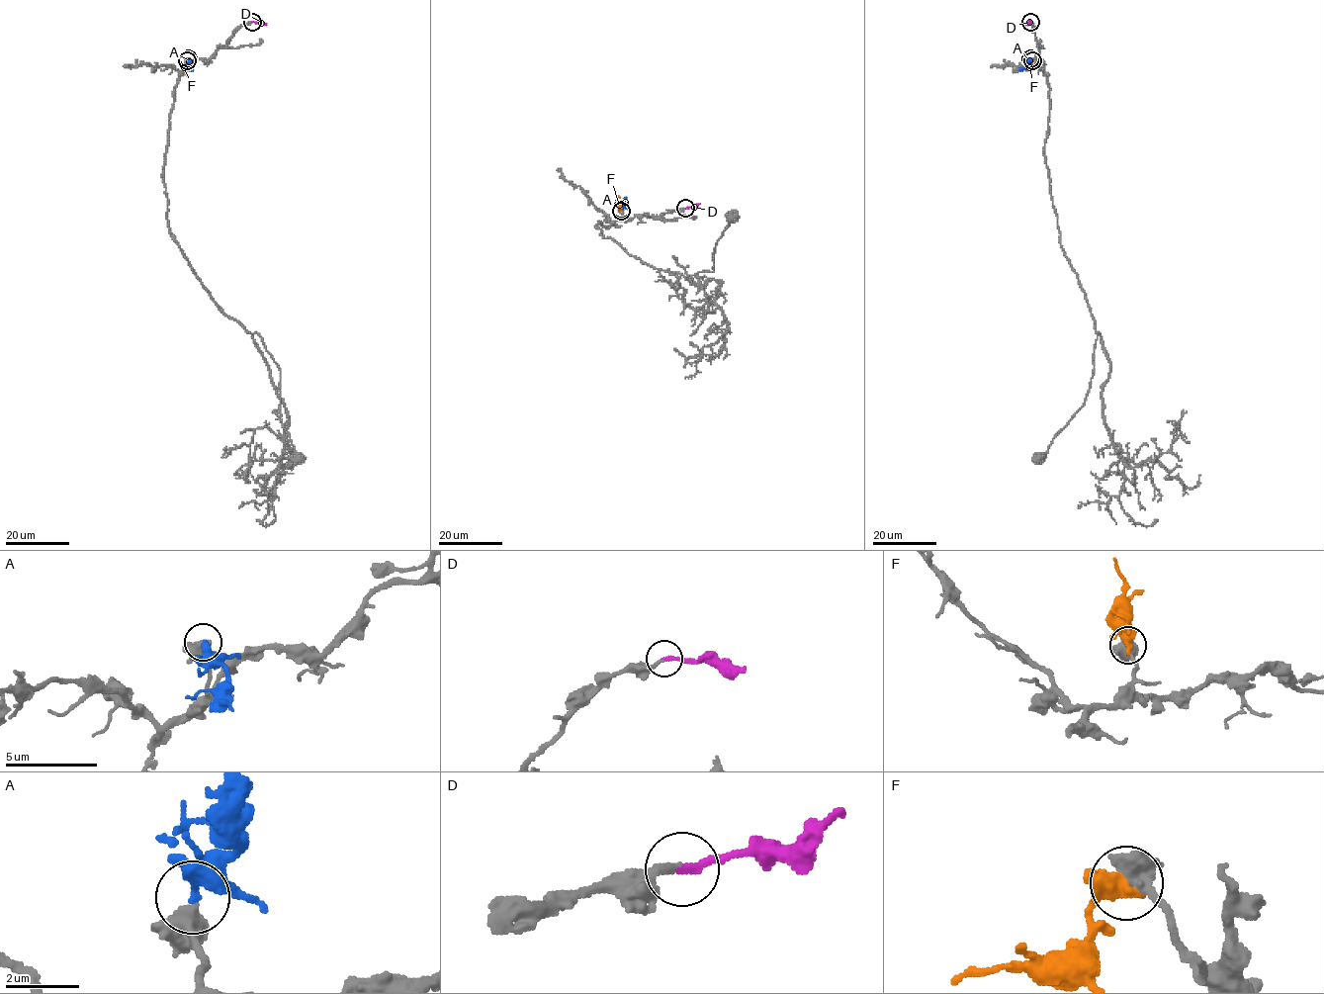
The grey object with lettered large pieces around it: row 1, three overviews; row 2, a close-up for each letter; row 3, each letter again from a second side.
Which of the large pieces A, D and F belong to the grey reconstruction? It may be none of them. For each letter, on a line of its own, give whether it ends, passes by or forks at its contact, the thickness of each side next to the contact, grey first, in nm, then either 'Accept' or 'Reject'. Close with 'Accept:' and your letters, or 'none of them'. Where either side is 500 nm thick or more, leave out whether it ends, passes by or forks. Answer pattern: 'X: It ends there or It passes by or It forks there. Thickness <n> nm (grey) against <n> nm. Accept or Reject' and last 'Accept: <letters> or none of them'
A: It ends there. Thickness 480 nm (grey) against 380 nm. Accept
D: It ends there. Thickness 180 nm (grey) against 200 nm. Accept
F: Thickness 750 nm (grey) against 600 nm. Reject
Accept: A, D

